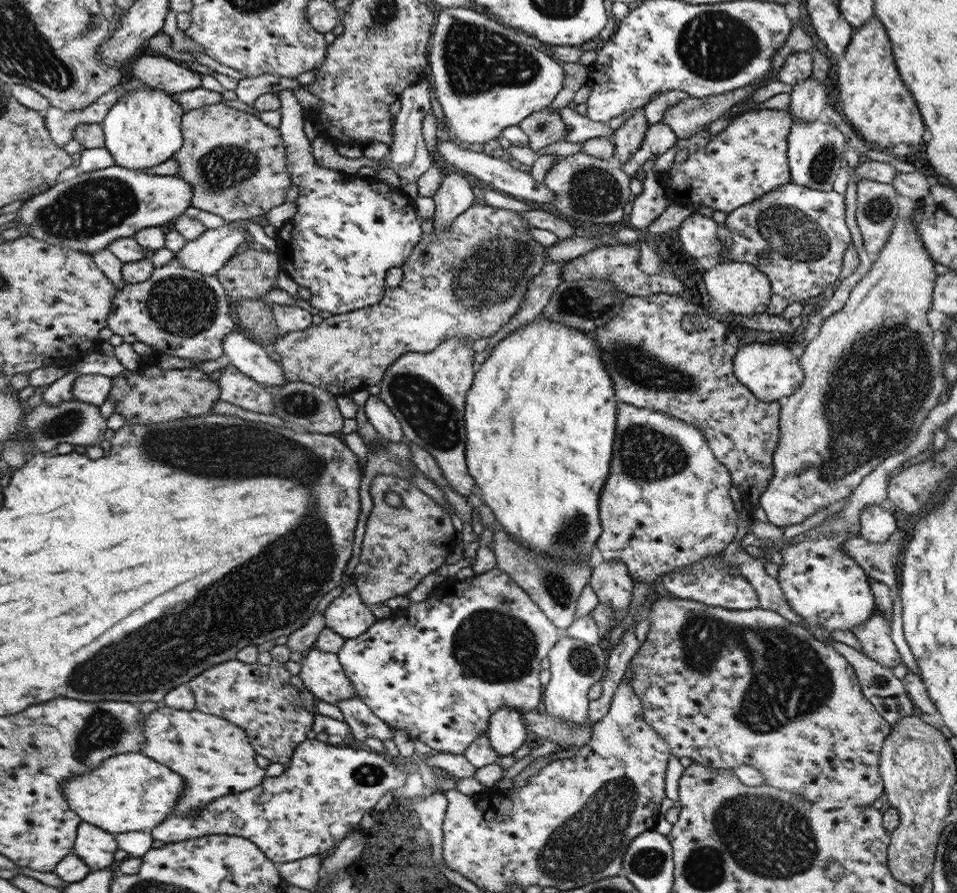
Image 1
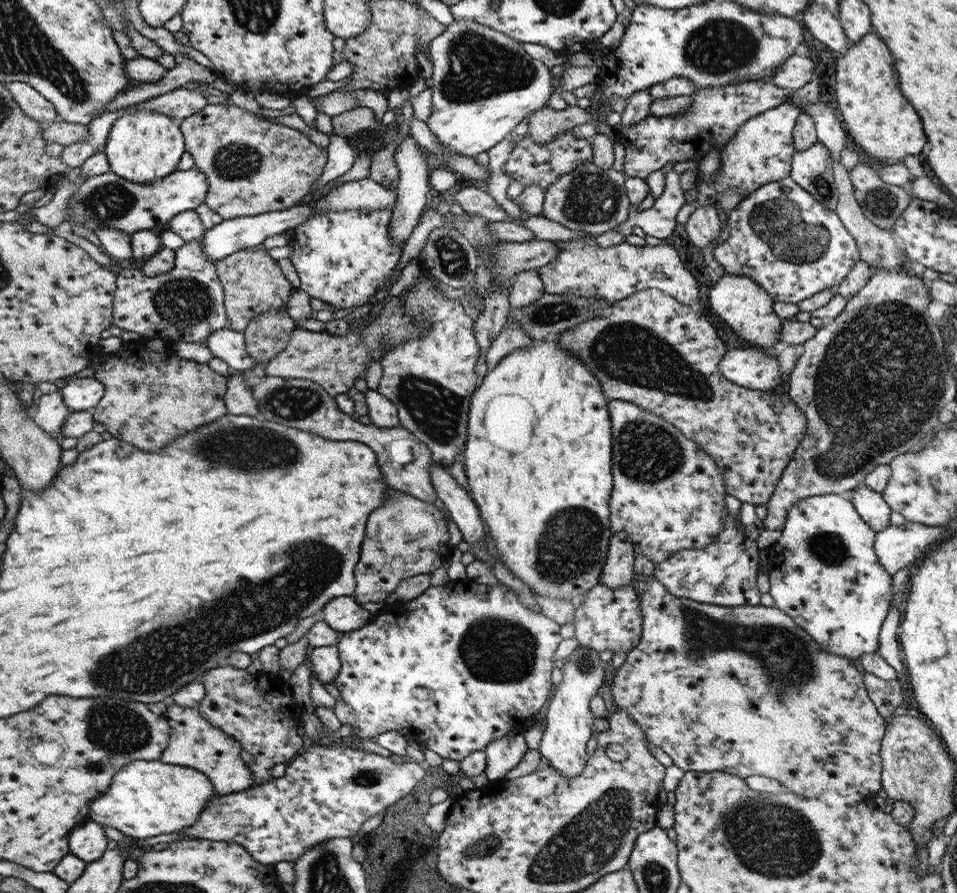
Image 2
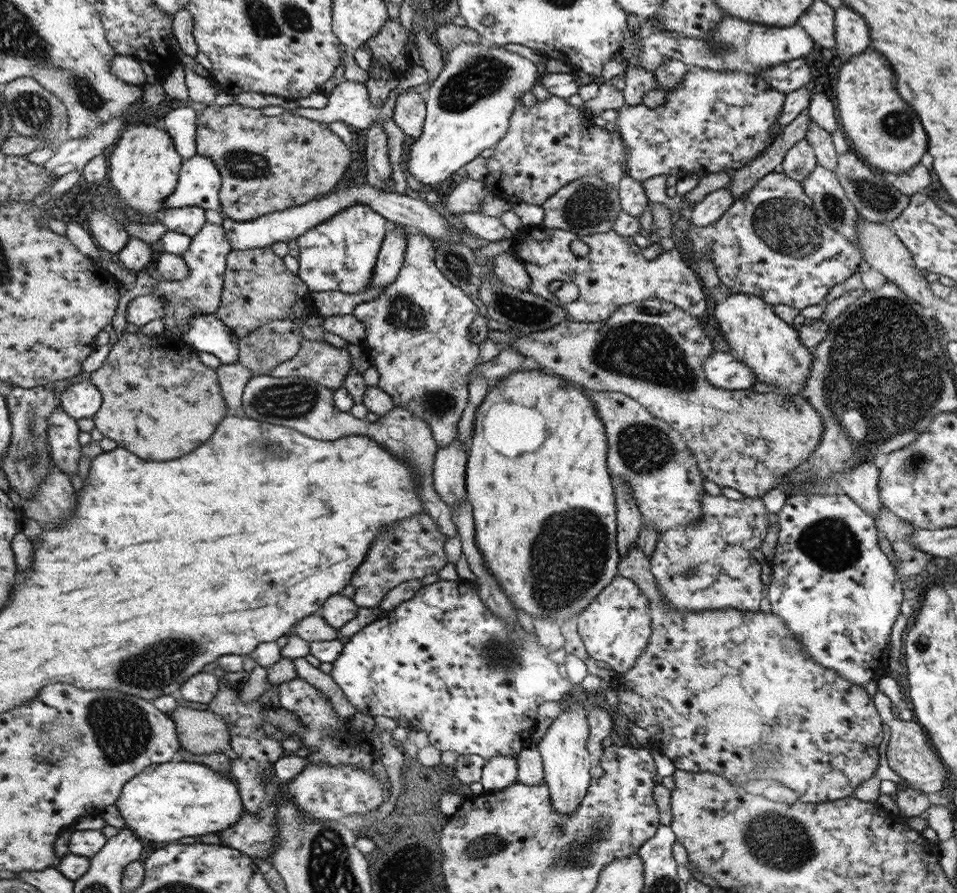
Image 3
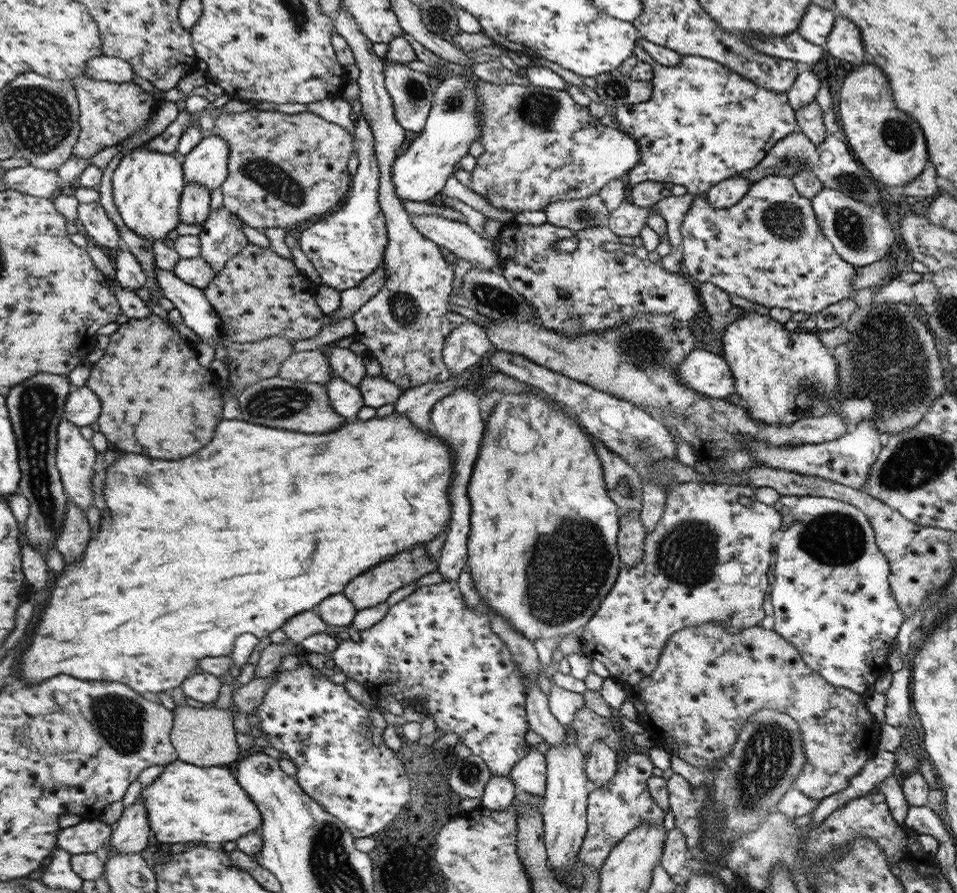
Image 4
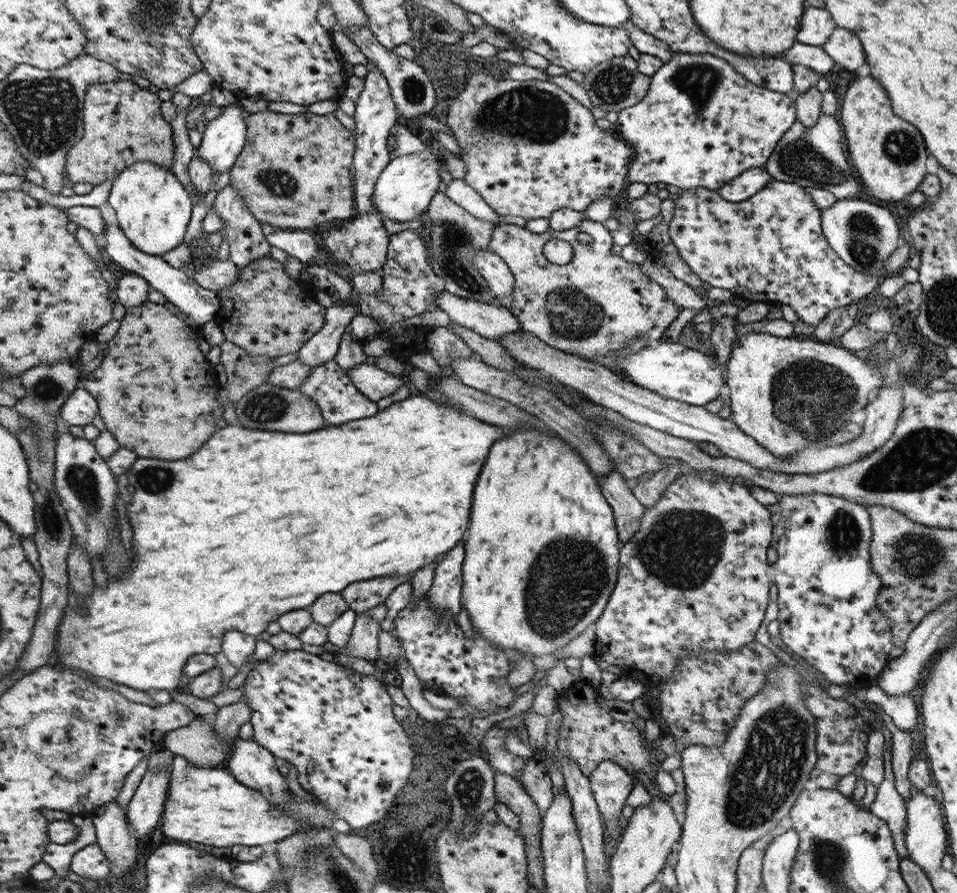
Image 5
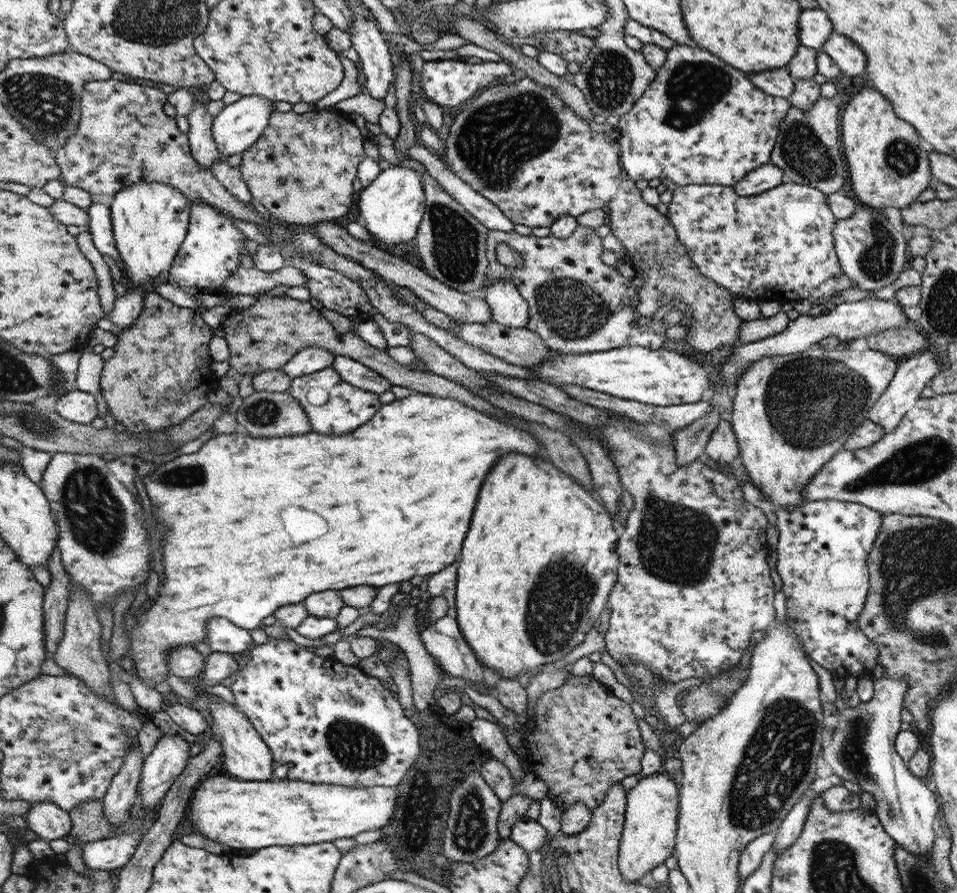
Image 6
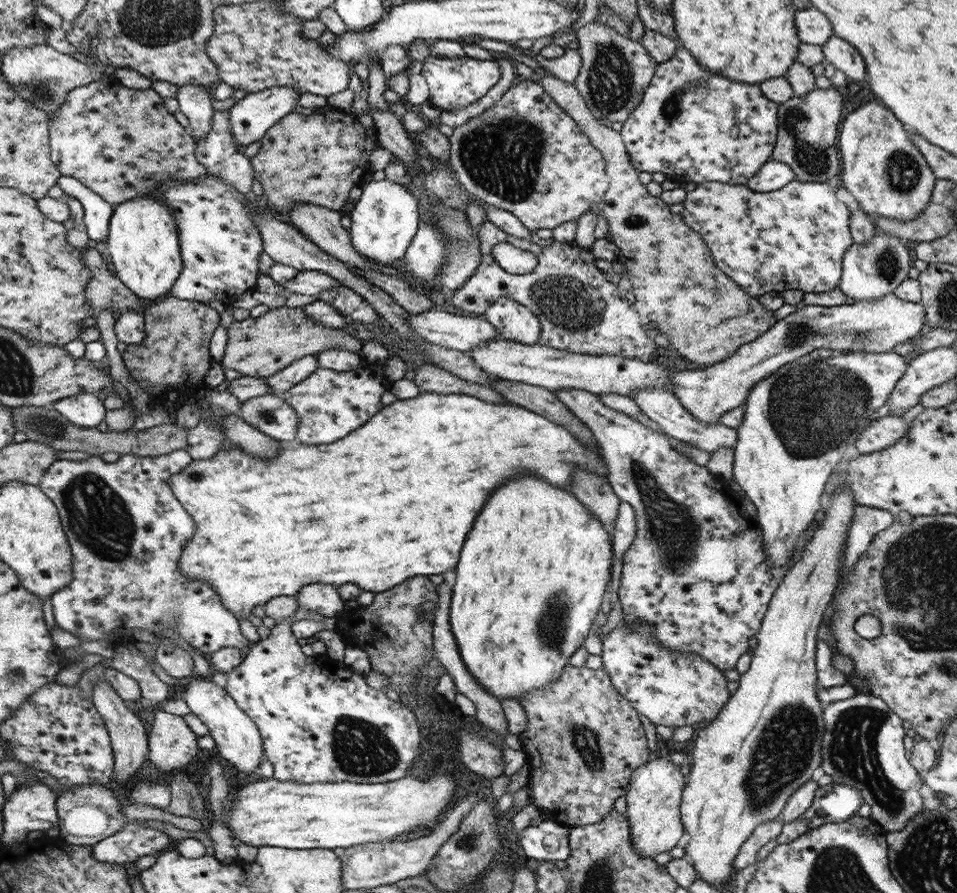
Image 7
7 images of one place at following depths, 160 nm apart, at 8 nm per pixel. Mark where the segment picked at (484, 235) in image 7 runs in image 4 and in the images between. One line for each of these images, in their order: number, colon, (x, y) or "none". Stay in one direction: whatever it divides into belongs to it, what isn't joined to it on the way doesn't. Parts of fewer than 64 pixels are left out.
4: (573, 293)
5: (590, 306)
6: (577, 305)

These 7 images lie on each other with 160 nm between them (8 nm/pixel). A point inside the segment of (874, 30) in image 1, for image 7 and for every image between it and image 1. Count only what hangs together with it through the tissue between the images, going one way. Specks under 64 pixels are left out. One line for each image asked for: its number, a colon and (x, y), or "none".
2: (878, 118)
3: (876, 121)
4: (889, 145)
5: (889, 154)
6: (886, 166)
7: (887, 175)

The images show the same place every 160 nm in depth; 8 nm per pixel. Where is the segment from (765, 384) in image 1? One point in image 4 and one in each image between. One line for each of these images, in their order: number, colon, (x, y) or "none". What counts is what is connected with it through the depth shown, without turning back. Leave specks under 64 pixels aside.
2: (753, 368)
3: (723, 370)
4: (709, 374)

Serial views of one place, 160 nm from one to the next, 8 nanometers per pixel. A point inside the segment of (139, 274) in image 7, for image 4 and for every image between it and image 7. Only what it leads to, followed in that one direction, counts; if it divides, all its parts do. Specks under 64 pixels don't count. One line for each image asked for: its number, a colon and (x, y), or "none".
4: (147, 186)
5: (153, 209)
6: (150, 220)

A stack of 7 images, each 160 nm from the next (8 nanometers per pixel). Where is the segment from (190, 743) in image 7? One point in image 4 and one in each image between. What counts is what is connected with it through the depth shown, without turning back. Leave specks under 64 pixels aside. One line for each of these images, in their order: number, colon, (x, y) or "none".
4: (131, 832)
5: (145, 809)
6: (165, 764)

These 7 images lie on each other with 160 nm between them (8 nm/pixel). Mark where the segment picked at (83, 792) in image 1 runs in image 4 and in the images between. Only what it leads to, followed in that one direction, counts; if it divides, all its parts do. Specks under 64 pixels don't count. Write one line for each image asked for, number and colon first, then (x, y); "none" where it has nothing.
2: (147, 798)
3: (168, 801)
4: (192, 804)

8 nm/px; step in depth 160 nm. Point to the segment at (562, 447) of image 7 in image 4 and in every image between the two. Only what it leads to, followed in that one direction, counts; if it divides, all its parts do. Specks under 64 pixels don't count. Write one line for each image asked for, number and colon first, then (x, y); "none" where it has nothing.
4: (268, 523)
5: (256, 523)
6: (252, 524)

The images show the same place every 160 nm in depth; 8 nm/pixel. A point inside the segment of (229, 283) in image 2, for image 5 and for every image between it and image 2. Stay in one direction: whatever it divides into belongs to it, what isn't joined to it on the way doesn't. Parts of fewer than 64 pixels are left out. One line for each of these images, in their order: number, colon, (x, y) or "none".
3: (258, 289)
4: (258, 294)
5: (266, 313)

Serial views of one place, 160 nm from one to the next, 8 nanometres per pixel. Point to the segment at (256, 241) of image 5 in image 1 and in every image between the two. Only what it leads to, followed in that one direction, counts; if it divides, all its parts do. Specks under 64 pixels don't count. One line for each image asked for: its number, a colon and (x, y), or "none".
1: (181, 312)
2: (187, 304)
3: (201, 292)
4: (222, 237)

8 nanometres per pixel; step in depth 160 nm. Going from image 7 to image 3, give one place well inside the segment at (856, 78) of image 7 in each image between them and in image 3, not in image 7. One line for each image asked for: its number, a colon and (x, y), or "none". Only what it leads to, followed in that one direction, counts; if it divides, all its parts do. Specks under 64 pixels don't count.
3: (852, 38)
4: (844, 43)
5: (843, 47)
6: (851, 61)

